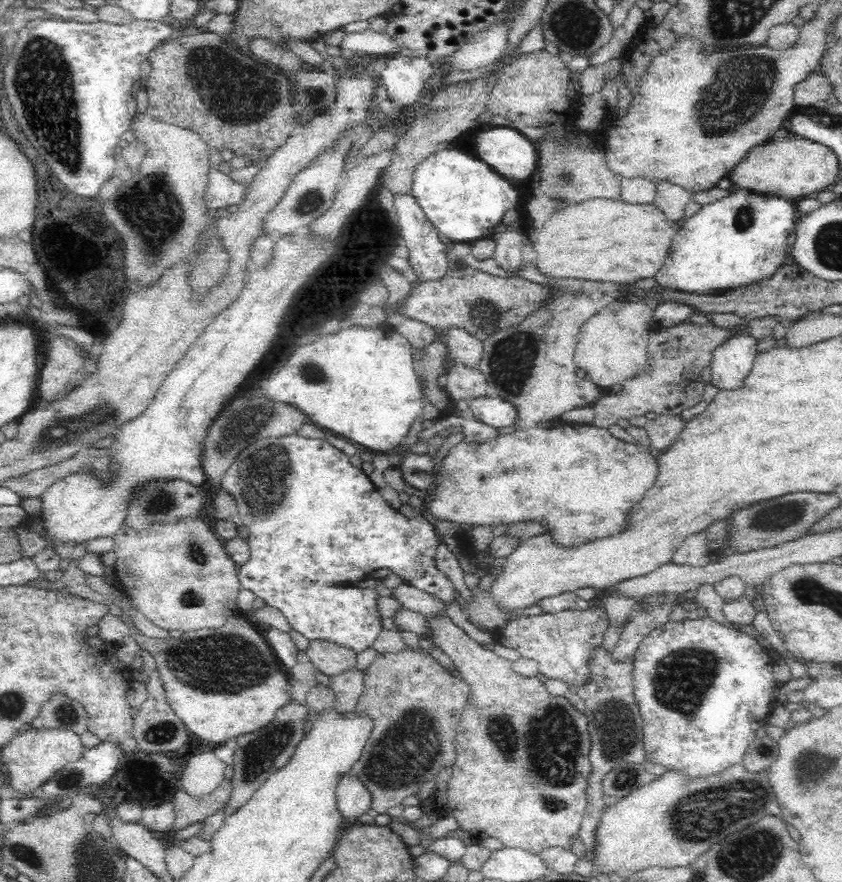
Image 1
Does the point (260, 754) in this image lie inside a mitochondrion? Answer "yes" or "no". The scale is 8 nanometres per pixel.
yes

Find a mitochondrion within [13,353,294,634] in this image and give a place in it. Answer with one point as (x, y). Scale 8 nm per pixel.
(64, 432)

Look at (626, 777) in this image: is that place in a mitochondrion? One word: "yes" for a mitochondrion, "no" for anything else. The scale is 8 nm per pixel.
yes

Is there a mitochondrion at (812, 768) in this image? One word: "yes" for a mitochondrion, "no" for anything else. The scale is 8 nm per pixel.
yes

